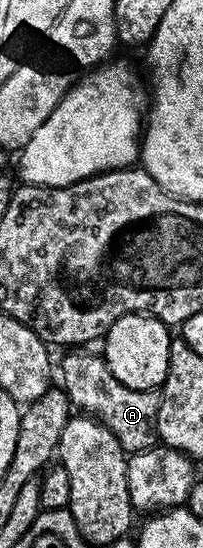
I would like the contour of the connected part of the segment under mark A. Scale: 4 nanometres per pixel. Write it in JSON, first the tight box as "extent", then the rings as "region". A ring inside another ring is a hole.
{"extent":[56,349,161,456],"region":[[[80,349],[71,350],[62,359],[62,364],[57,364],[56,371],[62,374],[61,390],[66,392],[70,398],[71,408],[80,410],[87,416],[93,417],[99,423],[103,423],[109,431],[116,437],[118,444],[122,446],[127,456],[135,455],[141,451],[146,451],[155,446],[158,439],[158,410],[160,409],[161,394],[157,390],[137,391],[136,389],[128,389],[128,385],[120,385],[120,381],[116,381],[116,377],[112,377],[112,373],[108,369],[105,358],[101,354],[84,355]]]}

